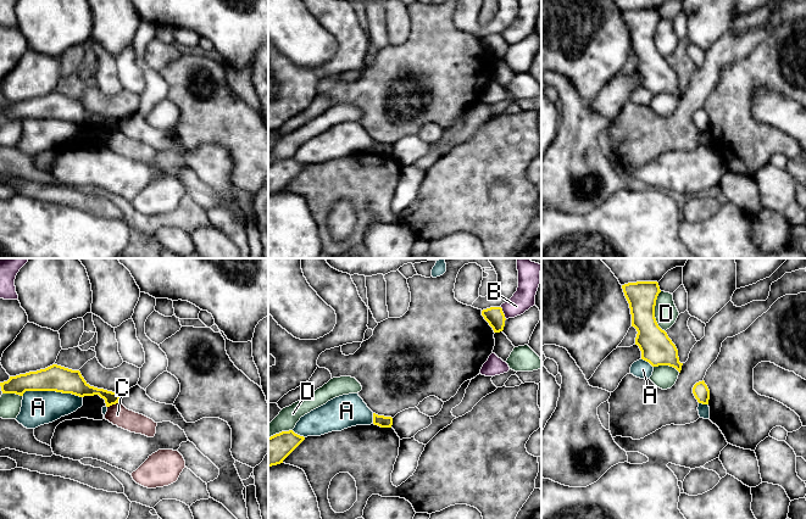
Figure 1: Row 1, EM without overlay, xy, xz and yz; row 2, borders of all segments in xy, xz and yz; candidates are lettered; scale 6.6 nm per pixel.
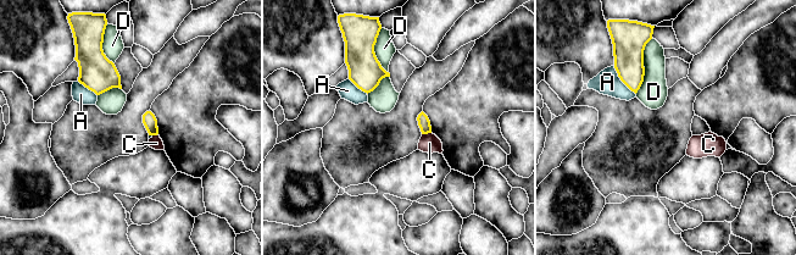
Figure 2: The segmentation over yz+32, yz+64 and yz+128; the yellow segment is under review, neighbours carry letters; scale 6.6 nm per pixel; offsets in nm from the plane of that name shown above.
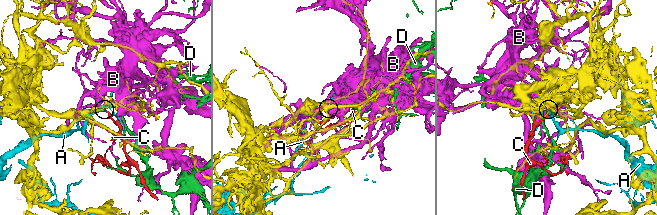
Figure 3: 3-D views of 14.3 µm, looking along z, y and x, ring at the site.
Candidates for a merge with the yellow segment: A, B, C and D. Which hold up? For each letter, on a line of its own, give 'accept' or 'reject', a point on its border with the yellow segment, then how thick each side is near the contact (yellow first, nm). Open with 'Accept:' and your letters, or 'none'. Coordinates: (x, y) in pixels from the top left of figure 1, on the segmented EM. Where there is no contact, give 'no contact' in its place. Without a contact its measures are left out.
Accept: none
A: reject | xy (53, 390) | 180/220 nm
B: reject | xz (502, 313) | 120/150 nm
C: reject | xy (112, 403) | 110/140 nm
D: reject | yz (654, 312) | 220/160 nm

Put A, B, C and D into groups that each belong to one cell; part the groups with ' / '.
A / B / C / D

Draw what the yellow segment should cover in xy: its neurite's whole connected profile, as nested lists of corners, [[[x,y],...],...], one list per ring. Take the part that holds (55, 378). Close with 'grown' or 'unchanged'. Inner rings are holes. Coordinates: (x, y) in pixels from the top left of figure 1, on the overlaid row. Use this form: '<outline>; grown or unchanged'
[[[57,364],[45,369],[10,376],[0,383],[2,394],[23,396],[26,391],[56,391],[72,394],[79,397],[99,395],[105,400],[106,407],[118,403],[119,395],[104,389],[90,386],[79,370],[72,370]]]; unchanged

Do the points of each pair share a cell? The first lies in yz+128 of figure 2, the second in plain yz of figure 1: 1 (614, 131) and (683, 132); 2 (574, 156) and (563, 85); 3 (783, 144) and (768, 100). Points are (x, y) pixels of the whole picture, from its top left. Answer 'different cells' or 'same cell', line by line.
1: same cell
2: same cell
3: same cell

